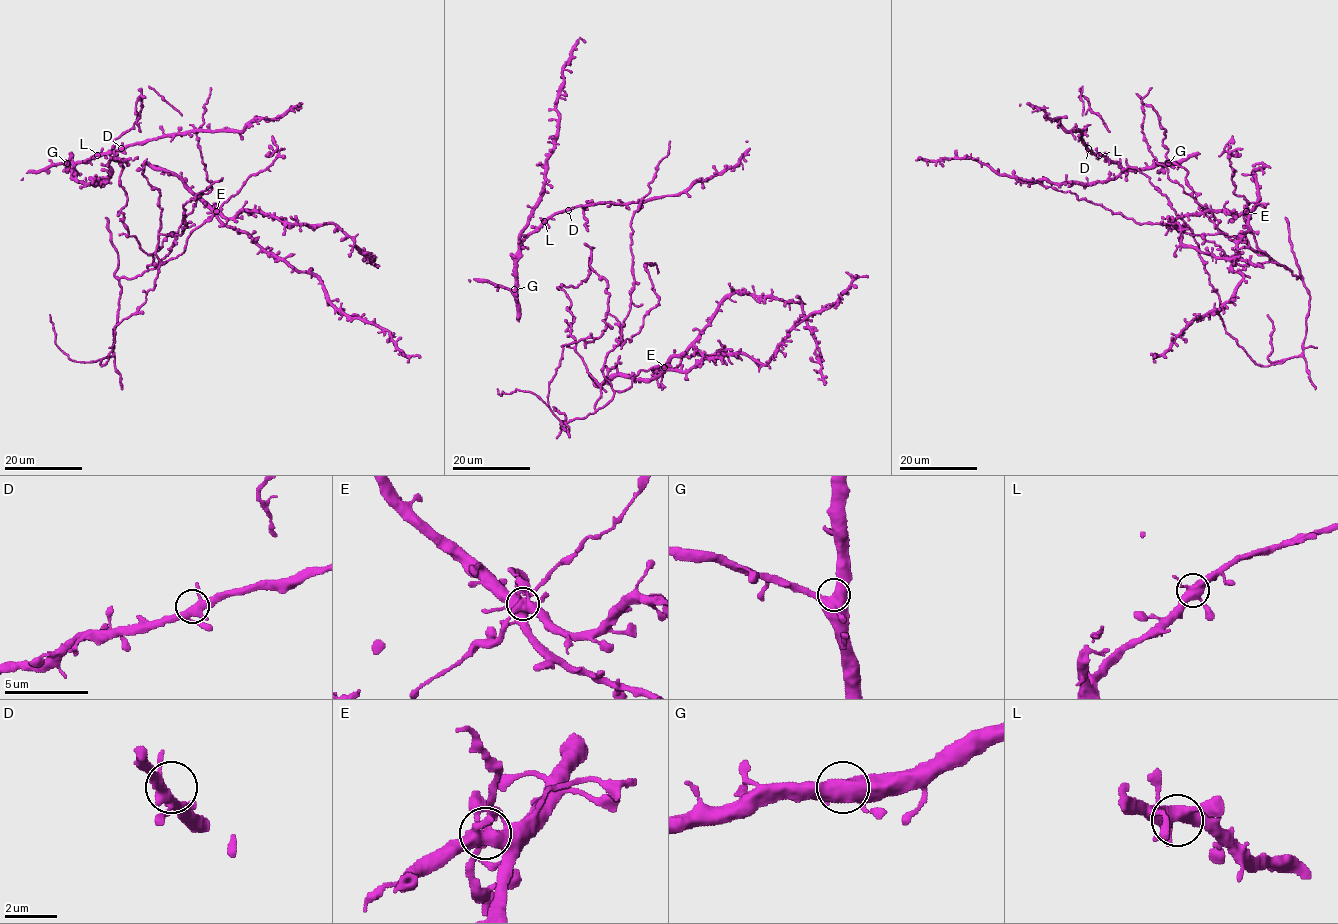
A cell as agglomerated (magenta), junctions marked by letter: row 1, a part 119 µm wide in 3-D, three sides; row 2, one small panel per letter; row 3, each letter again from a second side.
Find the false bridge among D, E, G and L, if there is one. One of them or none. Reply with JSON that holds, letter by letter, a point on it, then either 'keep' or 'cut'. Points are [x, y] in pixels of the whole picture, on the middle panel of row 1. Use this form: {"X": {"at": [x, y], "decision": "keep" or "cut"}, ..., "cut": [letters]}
{"D": {"at": [568, 210], "decision": "keep"}, "E": {"at": [664, 367], "decision": "keep"}, "G": {"at": [514, 289], "decision": "keep"}, "L": {"at": [544, 221], "decision": "keep"}, "cut": []}

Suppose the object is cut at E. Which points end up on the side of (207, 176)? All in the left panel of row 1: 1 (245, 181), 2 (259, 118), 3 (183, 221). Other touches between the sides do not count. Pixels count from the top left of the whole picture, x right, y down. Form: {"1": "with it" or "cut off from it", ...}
{"1": "cut off from it", "2": "with it", "3": "with it"}

